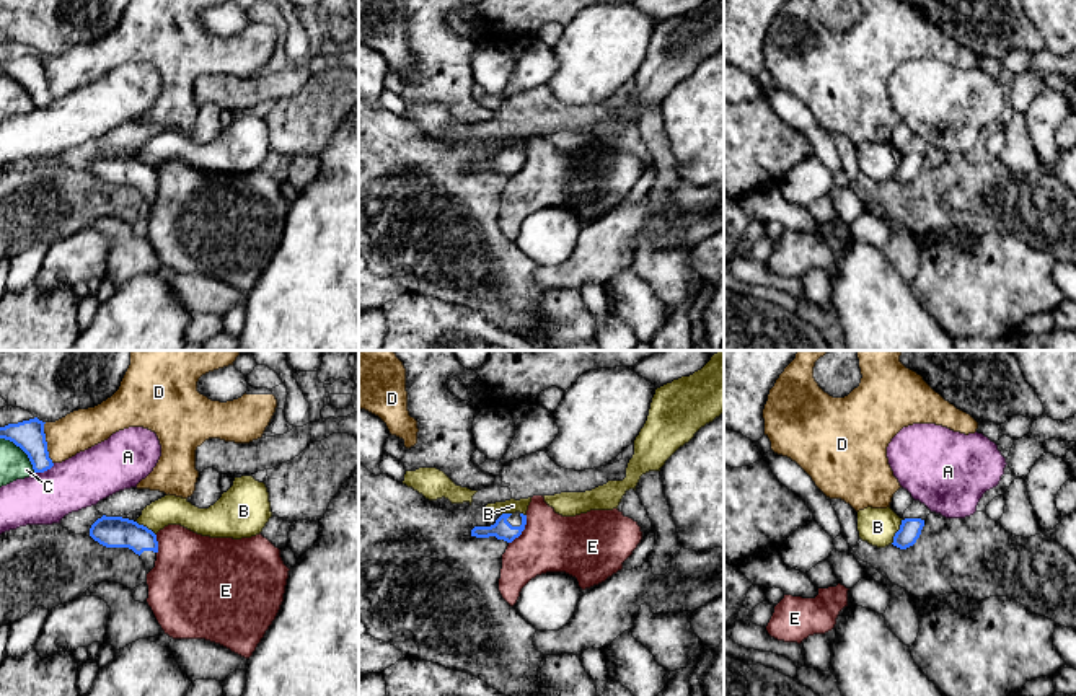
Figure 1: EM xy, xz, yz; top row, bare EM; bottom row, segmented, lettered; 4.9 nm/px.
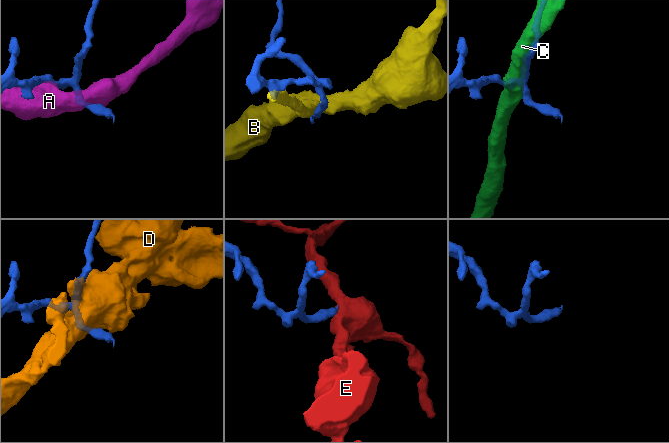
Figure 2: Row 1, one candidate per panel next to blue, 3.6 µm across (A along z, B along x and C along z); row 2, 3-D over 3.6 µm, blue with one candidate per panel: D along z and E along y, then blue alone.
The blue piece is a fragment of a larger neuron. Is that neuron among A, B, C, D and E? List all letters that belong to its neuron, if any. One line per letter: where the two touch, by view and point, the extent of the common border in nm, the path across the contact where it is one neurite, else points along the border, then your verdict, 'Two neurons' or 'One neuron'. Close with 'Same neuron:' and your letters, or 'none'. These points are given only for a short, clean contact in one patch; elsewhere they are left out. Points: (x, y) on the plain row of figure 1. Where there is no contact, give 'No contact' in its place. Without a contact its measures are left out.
A: Touches blue at xy (44, 105). Shared border 120 nm. Two neurons
B: Touches blue at yz (897, 167). Shared border 140 nm. Two neurons
C: Touches blue at xy (22, 83). Shared border 240 nm. Two neurons
D: Touches blue at xy (46, 79). Shared border 220 nm. Two neurons
E: Touches blue at xz (524, 163). Shared border 170 nm. Boundary: xz (527, 150), (524, 165), (509, 178). Two neurons
Same neuron: none

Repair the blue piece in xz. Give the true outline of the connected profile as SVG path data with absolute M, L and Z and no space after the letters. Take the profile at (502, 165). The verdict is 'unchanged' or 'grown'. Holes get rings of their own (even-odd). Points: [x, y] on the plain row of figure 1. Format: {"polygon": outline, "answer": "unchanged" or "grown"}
{"polygon": "M520 147L502 148L491 161L474 161L471 165L471 171L476 173L496 171L497 174L512 178L515 173L522 170L525 160L527 160L527 150Z", "answer": "grown"}

